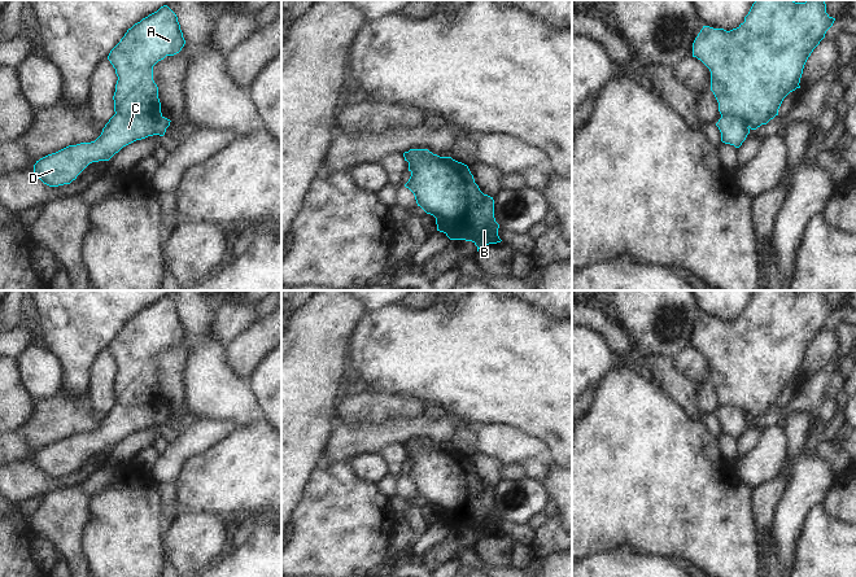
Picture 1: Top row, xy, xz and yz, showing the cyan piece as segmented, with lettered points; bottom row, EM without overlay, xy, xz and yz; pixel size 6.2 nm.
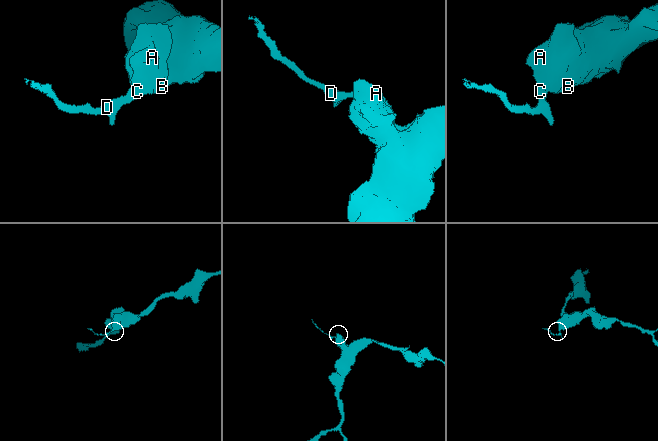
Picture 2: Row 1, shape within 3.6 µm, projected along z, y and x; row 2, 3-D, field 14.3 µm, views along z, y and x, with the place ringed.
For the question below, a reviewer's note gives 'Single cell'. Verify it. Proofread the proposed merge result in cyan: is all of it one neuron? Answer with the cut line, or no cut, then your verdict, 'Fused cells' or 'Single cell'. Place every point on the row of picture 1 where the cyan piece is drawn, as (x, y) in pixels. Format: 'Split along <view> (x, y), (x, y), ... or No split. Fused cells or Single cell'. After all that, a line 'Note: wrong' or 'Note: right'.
Split along xy (116, 113), (161, 117). Fused cells.
Note: wrong

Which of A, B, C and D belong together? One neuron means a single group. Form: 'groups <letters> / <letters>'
groups A B / C D

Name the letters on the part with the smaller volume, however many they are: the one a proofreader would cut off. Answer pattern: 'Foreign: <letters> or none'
Foreign: C, D.

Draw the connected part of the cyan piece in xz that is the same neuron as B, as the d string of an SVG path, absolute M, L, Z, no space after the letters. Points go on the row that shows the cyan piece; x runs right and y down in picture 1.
M410 149L403 156L411 159L411 176L405 187L414 193L418 206L436 218L437 231L450 240L472 241L477 252L502 241L498 236L499 224L494 218L494 200L480 191L467 165L451 157L440 157L428 149Z

